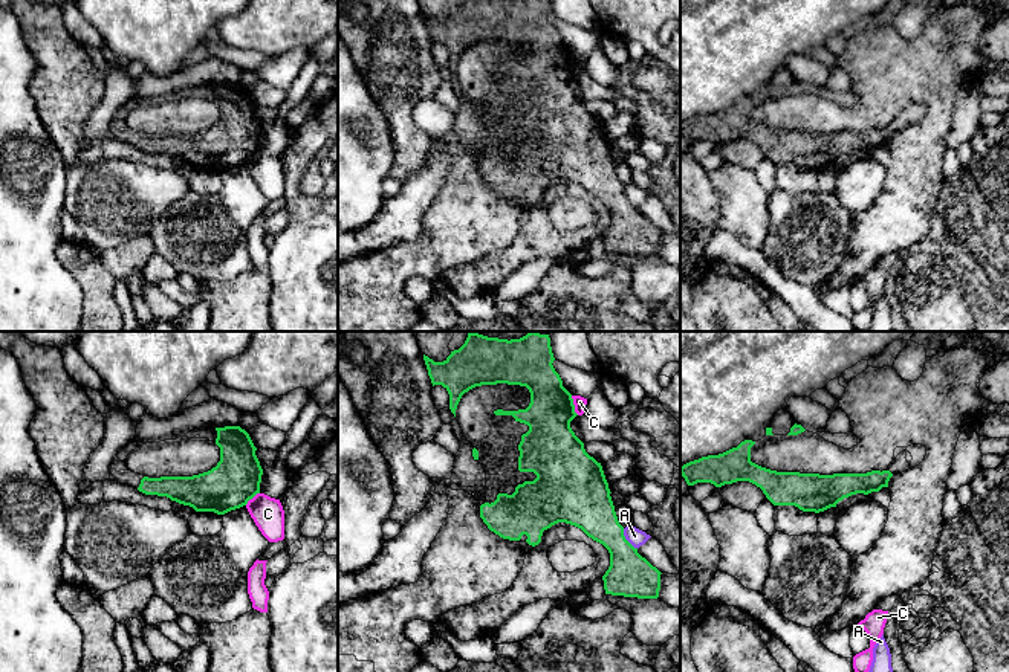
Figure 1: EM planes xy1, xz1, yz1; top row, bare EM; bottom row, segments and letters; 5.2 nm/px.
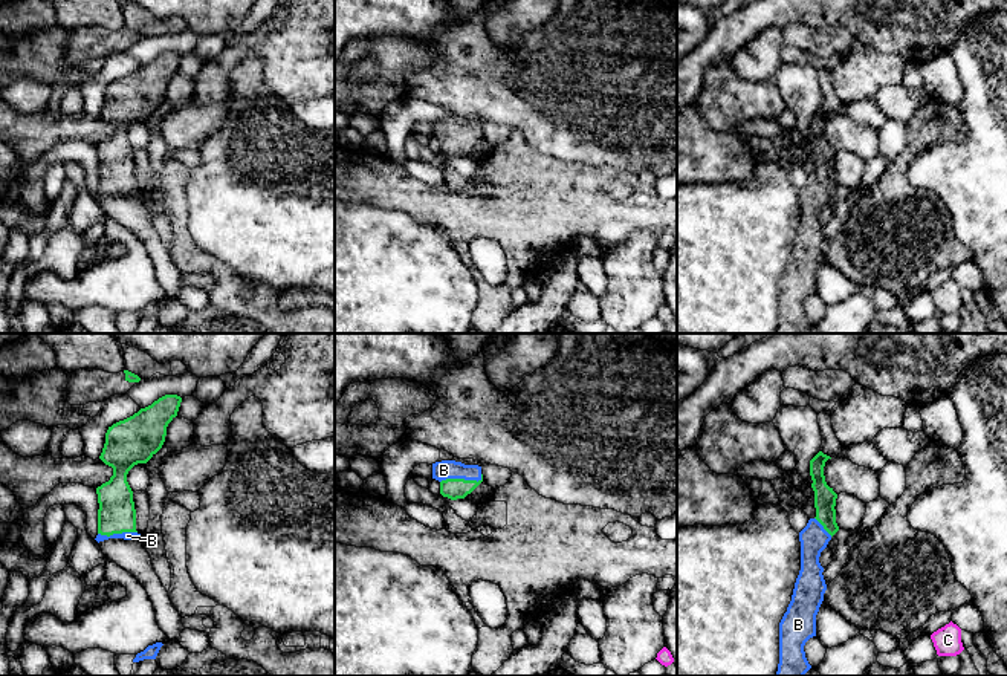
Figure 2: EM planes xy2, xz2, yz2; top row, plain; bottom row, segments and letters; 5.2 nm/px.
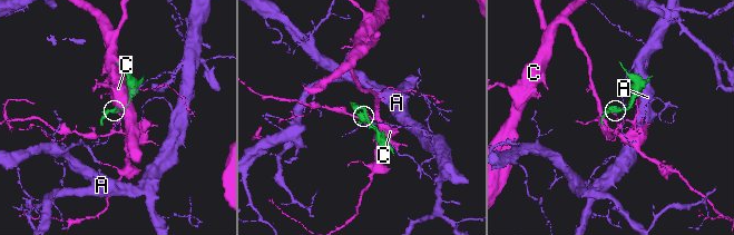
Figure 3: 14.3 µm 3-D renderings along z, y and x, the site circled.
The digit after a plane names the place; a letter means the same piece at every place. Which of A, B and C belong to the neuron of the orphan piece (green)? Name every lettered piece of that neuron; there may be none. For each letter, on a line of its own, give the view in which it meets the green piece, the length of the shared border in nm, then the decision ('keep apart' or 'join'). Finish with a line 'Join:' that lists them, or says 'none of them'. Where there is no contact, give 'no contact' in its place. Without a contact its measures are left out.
A: xz1 | 130 nm | keep apart
B: xz2 | 220 nm | join
C: xz1 | 110 nm | keep apart
Join: B

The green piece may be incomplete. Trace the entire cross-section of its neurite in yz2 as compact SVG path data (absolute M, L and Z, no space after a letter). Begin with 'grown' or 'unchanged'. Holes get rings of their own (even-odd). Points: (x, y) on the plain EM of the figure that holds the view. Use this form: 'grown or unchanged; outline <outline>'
grown; outline M819 109L810 118L816 174L799 190L801 228L792 258L779 280L779 321L775 333L804 333L811 326L804 303L816 294L816 272L827 248L819 214L839 188L834 167L837 151L827 142L824 133L828 116L831 115Z

